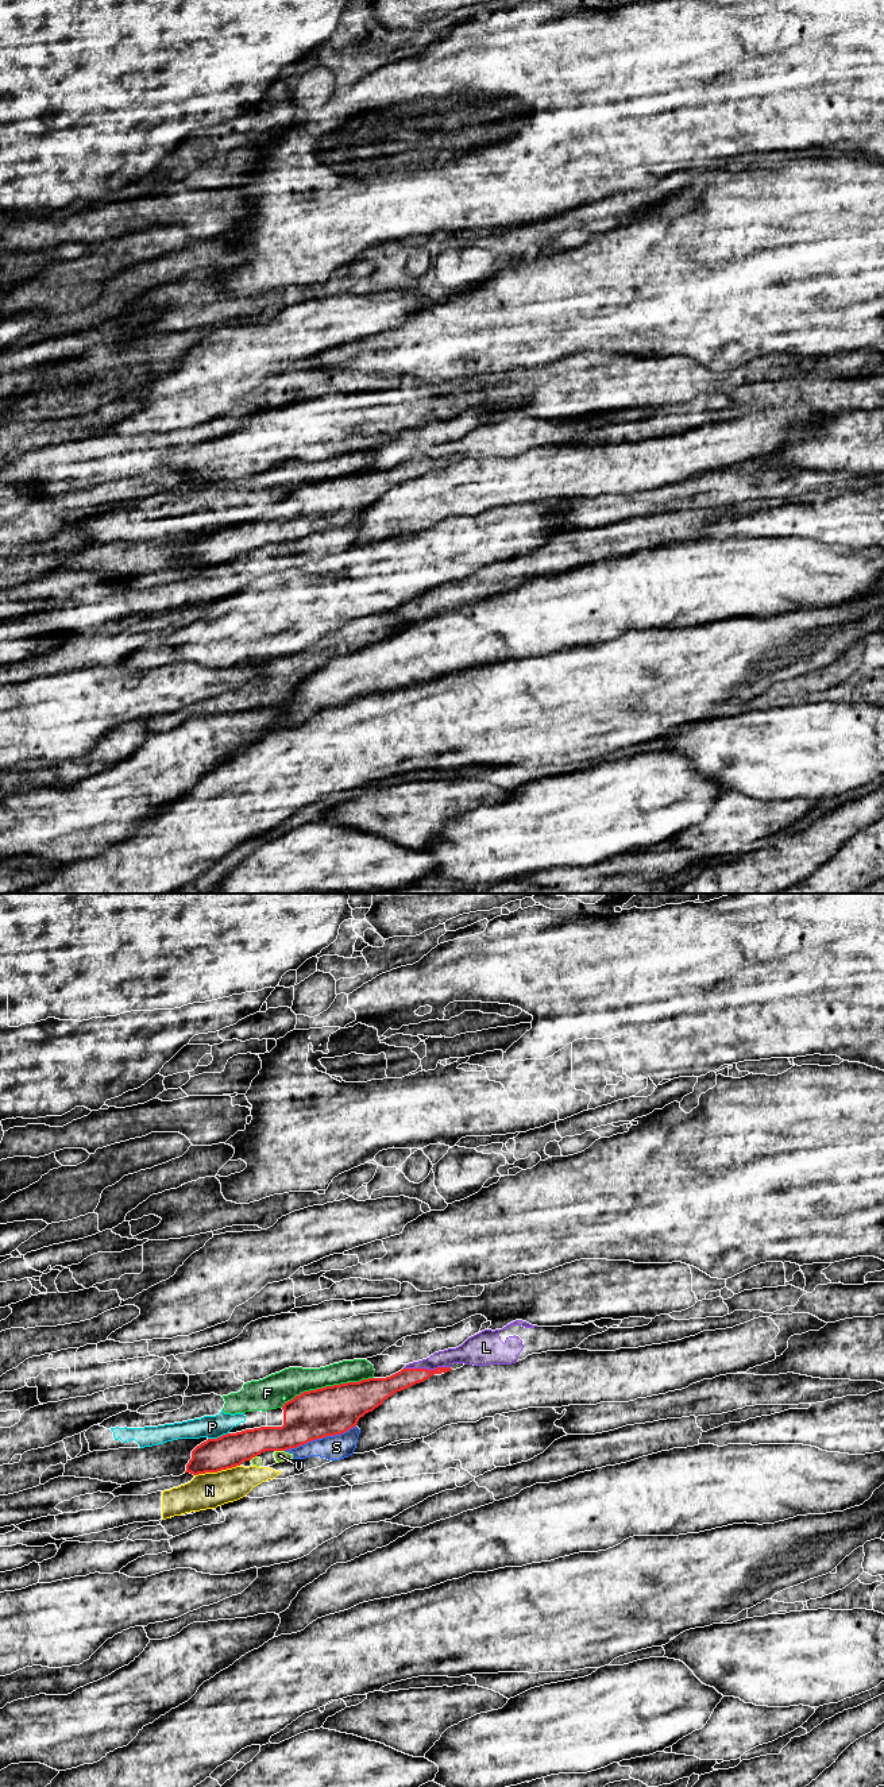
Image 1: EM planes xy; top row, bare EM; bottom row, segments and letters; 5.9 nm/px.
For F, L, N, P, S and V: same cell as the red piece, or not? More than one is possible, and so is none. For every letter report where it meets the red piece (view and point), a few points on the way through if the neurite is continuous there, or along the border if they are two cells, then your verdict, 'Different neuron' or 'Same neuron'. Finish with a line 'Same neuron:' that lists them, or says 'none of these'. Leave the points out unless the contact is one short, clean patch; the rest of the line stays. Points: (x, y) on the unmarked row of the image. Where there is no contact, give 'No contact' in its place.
F: Touches red at xy (327, 479). Different neuron
L: Touches red at xy (425, 462). Same neuron
N: Touches red at xy (216, 564). Different neuron
P: Touches red at xy (217, 531). Different neuron
S: Touches red at xy (320, 531). Different neuron
V: Touches red at xy (280, 543). Boundary: xy (275, 543), (284, 544). Different neuron
Same neuron: L

